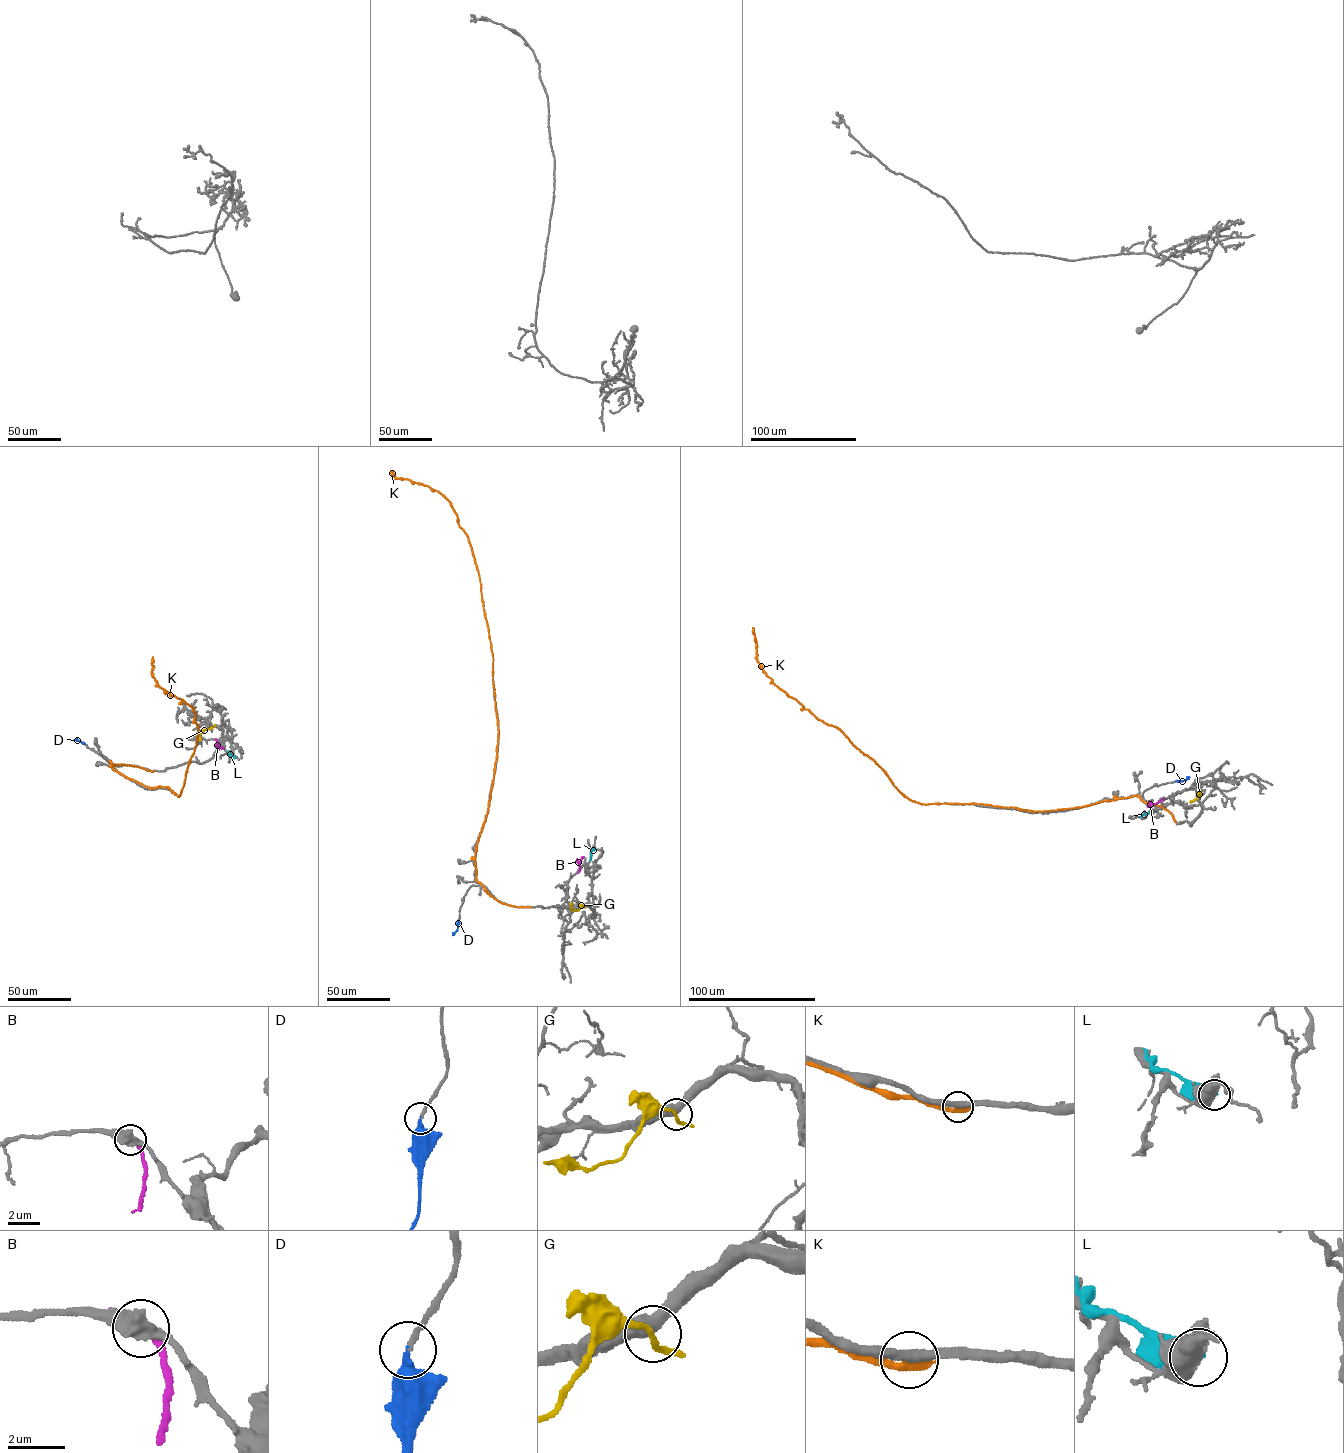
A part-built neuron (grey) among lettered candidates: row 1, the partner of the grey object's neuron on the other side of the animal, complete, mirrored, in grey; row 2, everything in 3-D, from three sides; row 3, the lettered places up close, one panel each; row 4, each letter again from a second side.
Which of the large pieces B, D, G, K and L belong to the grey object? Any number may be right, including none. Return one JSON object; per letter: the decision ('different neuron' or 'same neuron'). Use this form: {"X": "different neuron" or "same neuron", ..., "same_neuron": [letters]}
{"B": "different neuron", "D": "same neuron", "G": "different neuron", "K": "different neuron", "L": "different neuron", "same_neuron": ["D"]}

